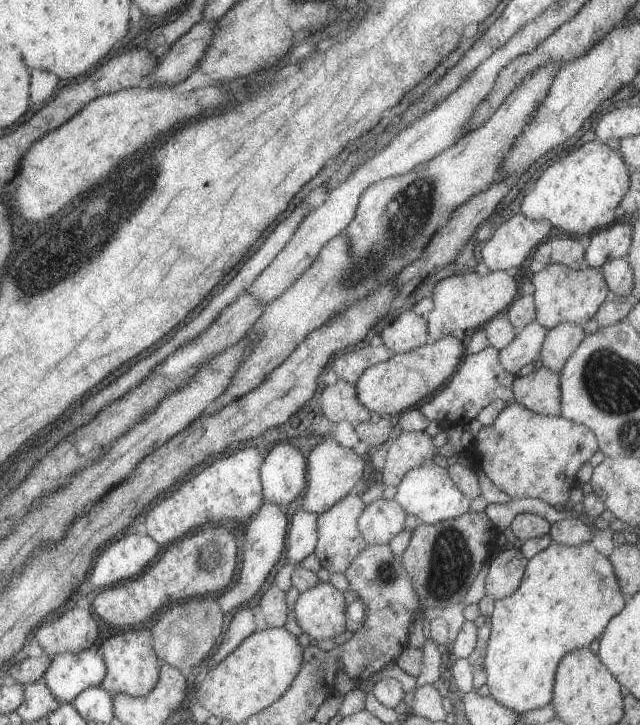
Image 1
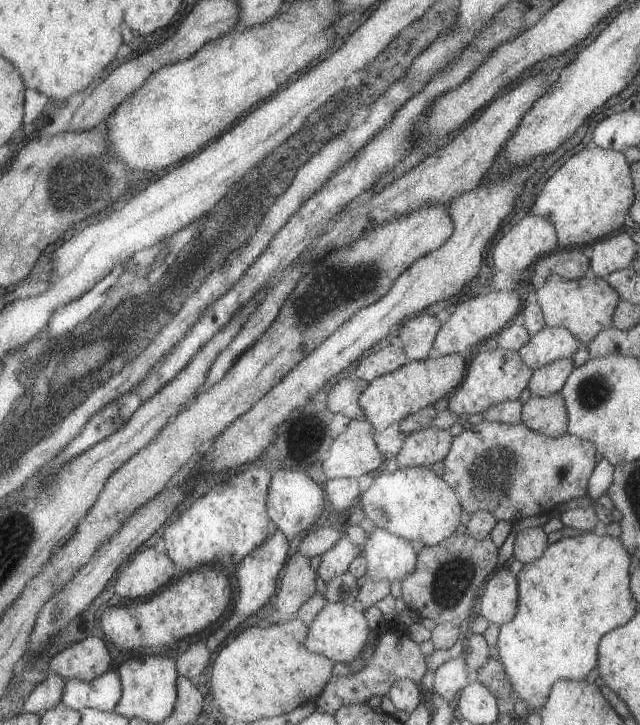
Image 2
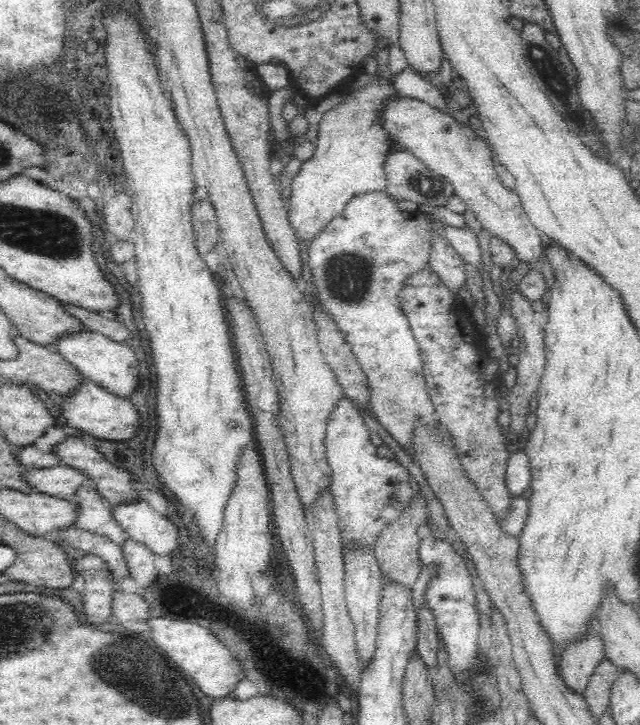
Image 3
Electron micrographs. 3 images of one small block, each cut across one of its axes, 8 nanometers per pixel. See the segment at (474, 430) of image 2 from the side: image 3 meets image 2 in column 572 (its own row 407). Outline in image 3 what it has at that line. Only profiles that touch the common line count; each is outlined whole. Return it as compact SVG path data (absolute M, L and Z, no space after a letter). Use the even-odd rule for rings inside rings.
M429 266L411 274L399 292L399 300L421 351L426 390L435 406L439 423L452 437L466 476L474 483L497 520L501 521L508 516L512 496L505 481L506 468L511 458L505 439L507 429L501 428L498 424L498 417L503 408L496 401L500 384L499 364L490 357L484 332L478 331L471 312L464 308L458 295L448 289L446 283L443 283Z

